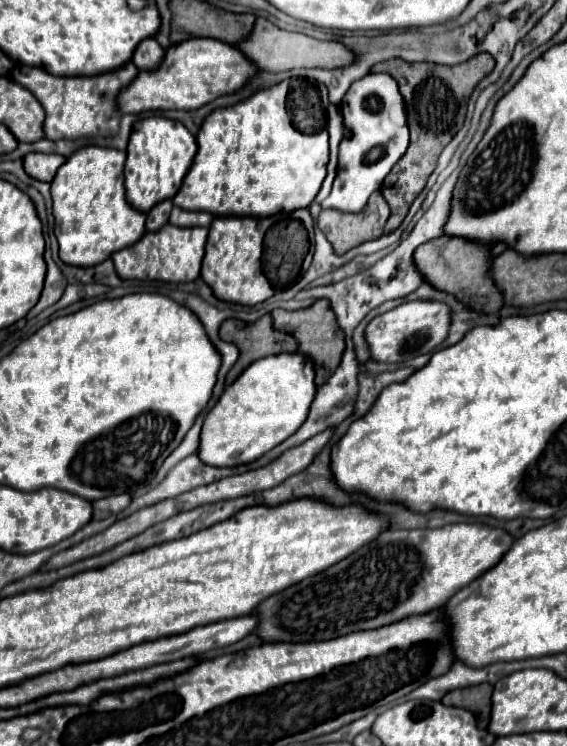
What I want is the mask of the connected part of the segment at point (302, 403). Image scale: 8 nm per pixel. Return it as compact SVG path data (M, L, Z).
M279 353L251 363L207 413L199 457L219 467L233 467L259 459L303 425L315 393L315 363L303 353Z

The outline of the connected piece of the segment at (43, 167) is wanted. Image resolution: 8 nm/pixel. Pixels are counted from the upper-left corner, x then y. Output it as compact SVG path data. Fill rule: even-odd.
M27 153L23 157L23 165L27 175L31 175L33 179L39 181L51 181L59 169L59 165L63 165L65 157L63 155L55 155L55 153Z

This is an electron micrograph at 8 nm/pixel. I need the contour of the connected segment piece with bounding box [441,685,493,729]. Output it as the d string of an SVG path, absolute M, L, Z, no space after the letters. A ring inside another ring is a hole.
M473 685L473 687L449 691L441 701L445 705L455 705L455 707L463 707L471 711L477 719L479 729L485 729L489 725L491 693L493 693L493 685Z

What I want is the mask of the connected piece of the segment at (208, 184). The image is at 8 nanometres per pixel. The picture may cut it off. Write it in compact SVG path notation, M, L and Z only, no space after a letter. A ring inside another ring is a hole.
M284 80L269 89L259 89L249 99L239 101L237 105L215 109L203 123L197 145L199 151L193 159L189 173L185 175L173 205L191 211L207 211L211 215L249 215L249 217L267 217L281 211L295 211L309 207L315 199L323 179L325 167L329 161L329 135L321 133L301 133L293 127L286 107L289 92L289 80Z

